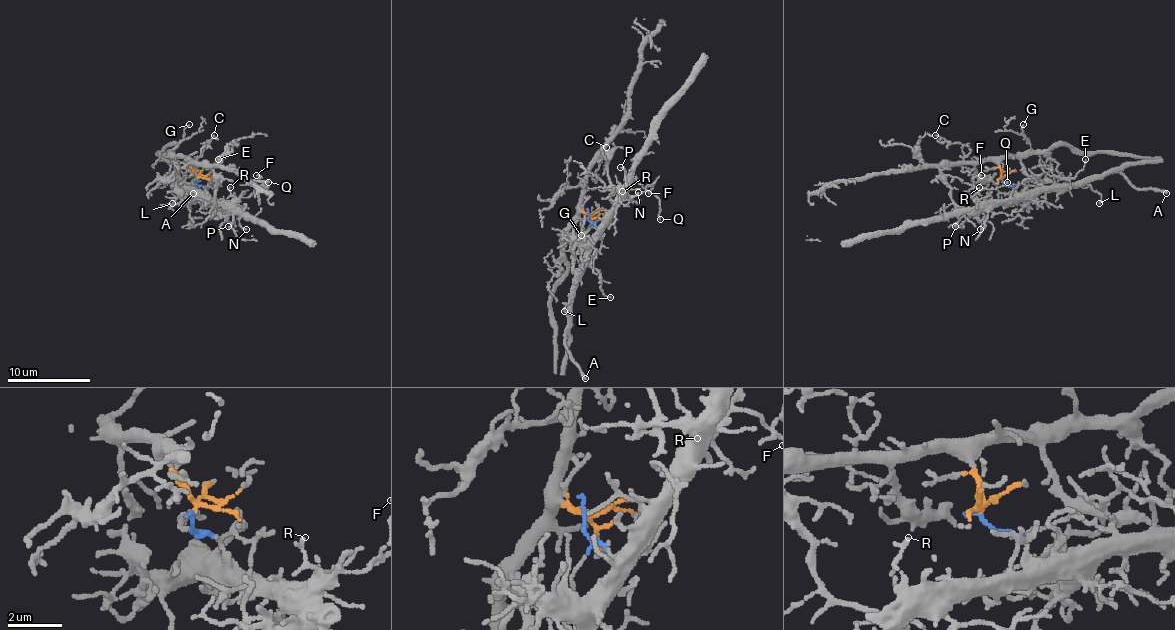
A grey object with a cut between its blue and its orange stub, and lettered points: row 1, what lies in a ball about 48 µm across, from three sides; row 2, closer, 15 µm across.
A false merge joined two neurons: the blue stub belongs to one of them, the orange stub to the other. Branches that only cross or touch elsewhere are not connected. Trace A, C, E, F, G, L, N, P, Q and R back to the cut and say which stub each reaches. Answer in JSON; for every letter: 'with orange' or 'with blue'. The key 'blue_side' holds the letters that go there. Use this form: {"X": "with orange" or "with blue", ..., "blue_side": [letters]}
{"A": "with blue", "C": "with orange", "E": "with blue", "F": "with blue", "G": "with orange", "L": "with blue", "N": "with blue", "P": "with blue", "Q": "with blue", "R": "with blue", "blue_side": ["A", "E", "F", "L", "N", "P", "Q", "R"]}

